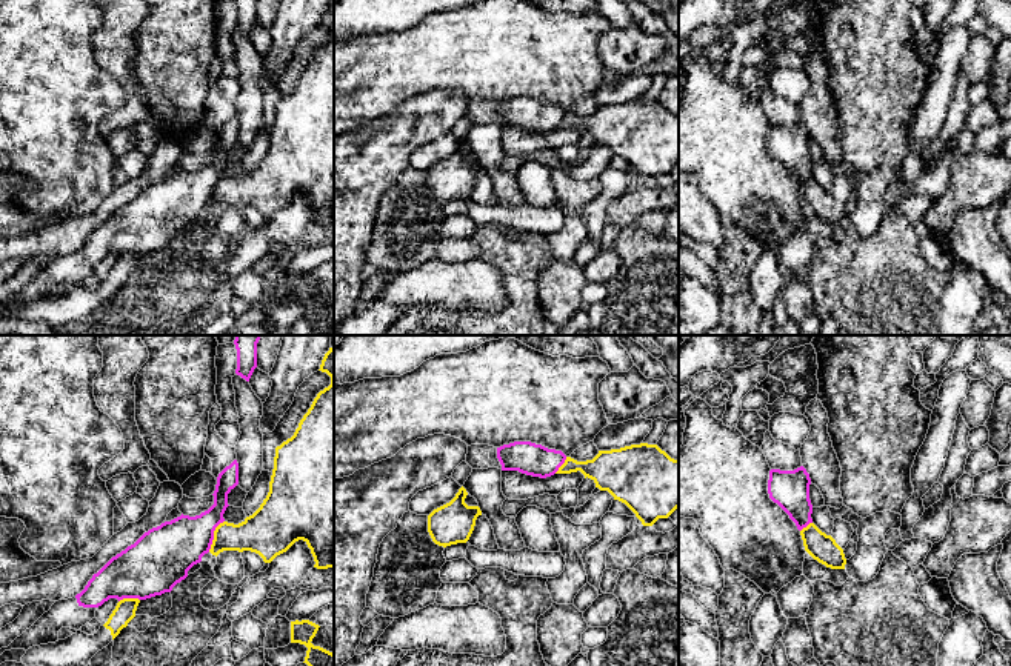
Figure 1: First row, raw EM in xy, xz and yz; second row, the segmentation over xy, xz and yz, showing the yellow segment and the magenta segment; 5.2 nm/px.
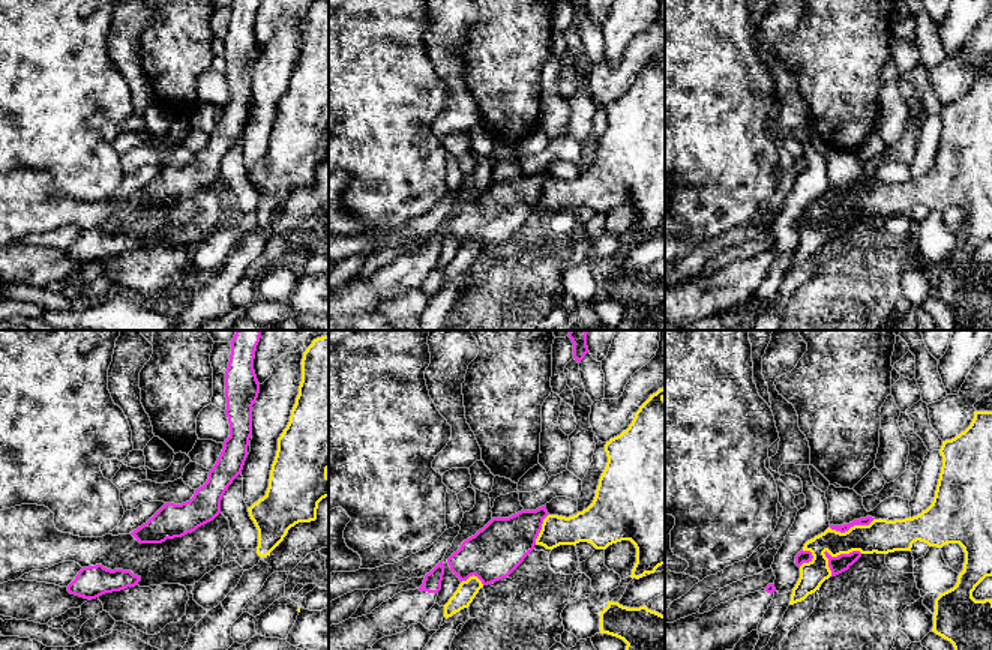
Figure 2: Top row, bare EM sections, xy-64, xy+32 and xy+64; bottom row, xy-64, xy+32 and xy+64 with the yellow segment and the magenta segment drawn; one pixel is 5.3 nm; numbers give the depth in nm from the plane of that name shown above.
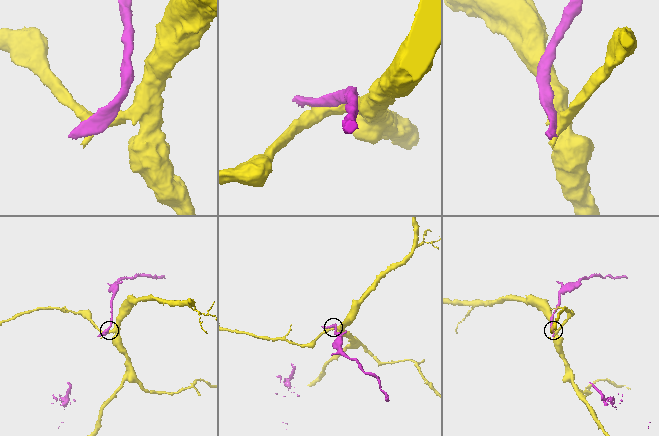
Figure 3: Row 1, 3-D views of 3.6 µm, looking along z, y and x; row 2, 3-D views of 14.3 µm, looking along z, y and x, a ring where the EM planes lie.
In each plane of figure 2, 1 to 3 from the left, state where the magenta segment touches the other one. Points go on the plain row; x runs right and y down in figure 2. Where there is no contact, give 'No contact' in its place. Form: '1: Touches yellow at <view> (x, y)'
1: No contact
2: Touches yellow at xy+32 (542, 192)
3: Touches yellow at xy+64 (842, 216)

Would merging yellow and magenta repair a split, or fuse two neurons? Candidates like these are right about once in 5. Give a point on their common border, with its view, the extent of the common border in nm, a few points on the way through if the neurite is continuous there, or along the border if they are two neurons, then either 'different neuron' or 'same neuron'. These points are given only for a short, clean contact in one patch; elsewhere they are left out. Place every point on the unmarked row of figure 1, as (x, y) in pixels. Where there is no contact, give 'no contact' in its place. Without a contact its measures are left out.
contact xy (214, 191); length 190 nm; different neuron

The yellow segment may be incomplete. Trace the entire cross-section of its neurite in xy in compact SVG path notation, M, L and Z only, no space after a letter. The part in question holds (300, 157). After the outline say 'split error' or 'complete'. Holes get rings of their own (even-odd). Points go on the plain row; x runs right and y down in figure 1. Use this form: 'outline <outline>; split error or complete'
outline M334 5L325 9L320 25L331 32L331 40L320 46L311 63L303 71L294 91L275 103L274 125L269 148L260 163L242 178L223 177L214 186L209 208L219 211L223 206L251 206L259 209L265 218L286 208L295 197L303 195L314 212L314 223L334 223Z; complete

